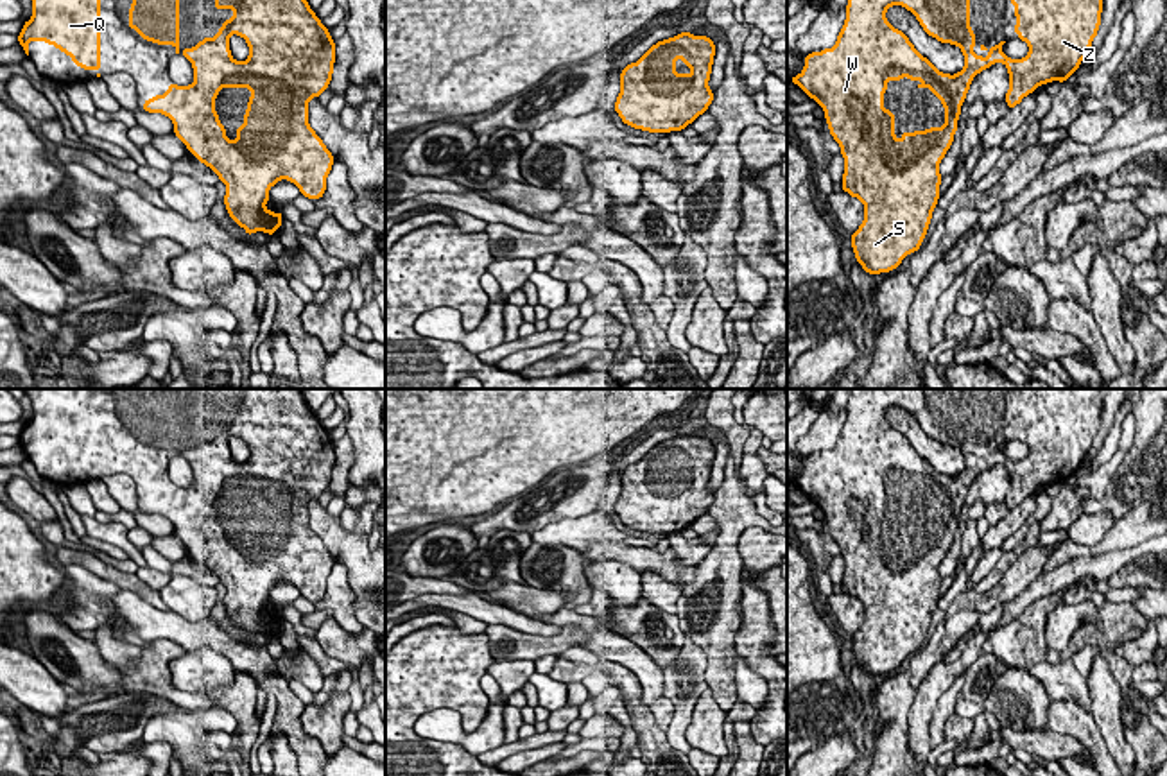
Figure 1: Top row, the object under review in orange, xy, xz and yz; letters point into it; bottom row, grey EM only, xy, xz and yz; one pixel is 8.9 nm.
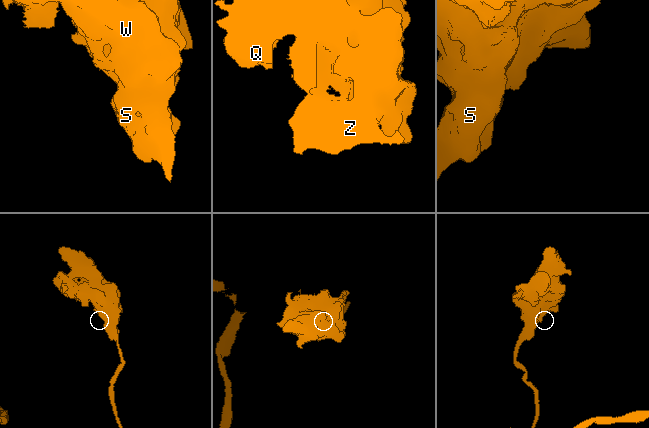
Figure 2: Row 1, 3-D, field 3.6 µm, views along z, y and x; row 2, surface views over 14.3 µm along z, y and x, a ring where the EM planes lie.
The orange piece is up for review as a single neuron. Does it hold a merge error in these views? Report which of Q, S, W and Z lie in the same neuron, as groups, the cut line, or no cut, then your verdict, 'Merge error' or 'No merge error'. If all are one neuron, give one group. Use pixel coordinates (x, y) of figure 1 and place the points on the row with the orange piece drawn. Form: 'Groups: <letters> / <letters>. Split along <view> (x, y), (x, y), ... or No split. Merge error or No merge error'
Groups: Q S W Z. No split. No merge error

